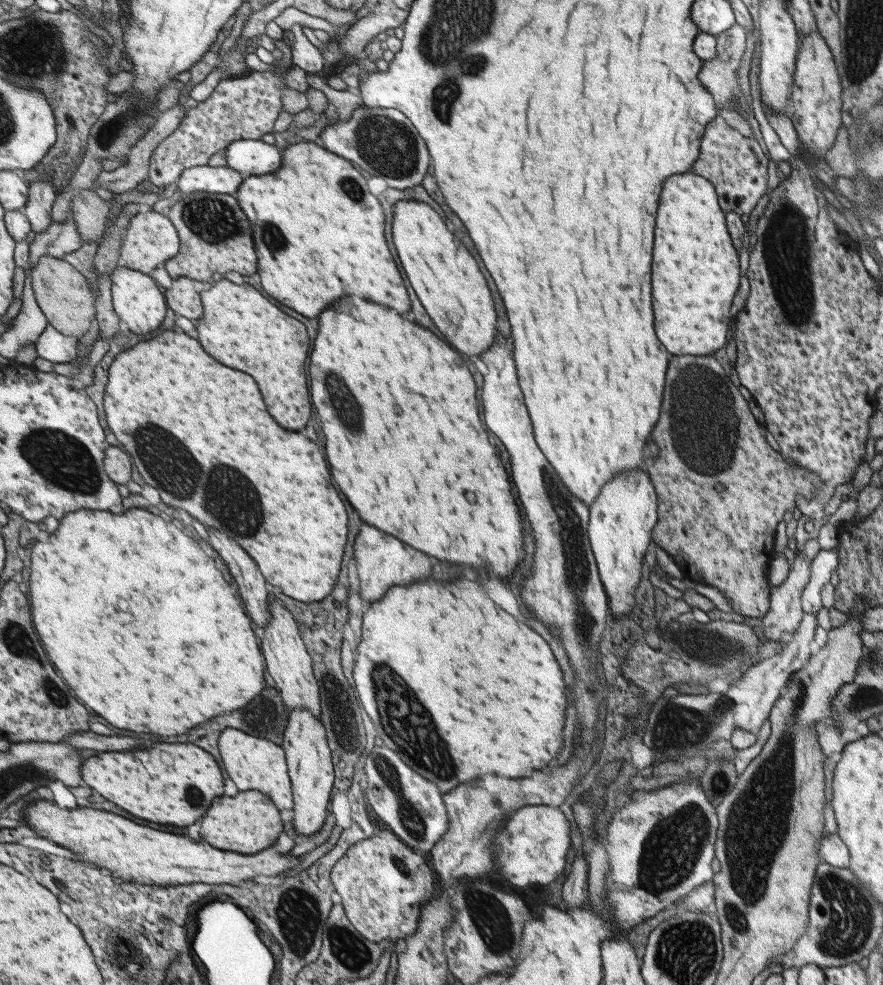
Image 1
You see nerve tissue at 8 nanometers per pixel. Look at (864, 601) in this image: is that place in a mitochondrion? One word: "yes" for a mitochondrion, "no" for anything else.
no

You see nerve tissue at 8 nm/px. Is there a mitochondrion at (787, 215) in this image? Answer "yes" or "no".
yes

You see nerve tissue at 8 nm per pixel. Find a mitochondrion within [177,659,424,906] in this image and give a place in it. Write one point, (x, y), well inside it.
(261, 718)

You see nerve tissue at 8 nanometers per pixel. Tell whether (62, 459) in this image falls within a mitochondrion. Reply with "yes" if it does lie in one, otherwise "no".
yes

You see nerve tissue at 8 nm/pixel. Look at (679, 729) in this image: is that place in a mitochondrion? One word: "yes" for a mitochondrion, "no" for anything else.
yes

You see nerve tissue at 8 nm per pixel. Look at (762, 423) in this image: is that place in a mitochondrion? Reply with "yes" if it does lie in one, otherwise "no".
no

